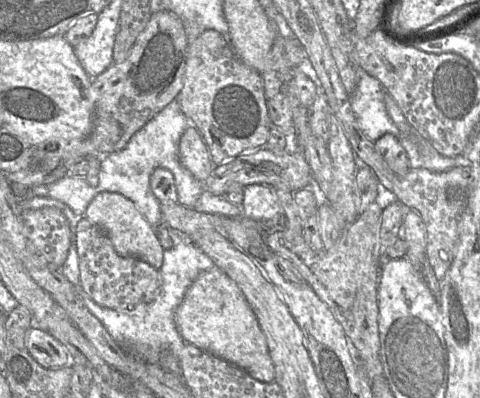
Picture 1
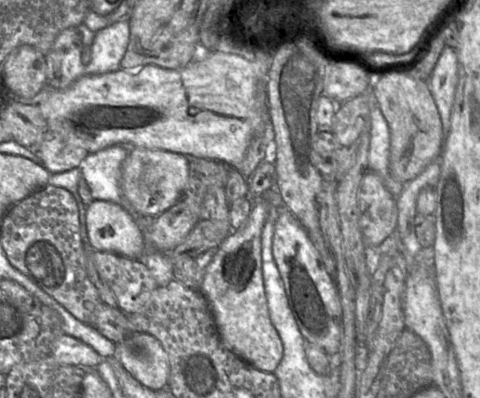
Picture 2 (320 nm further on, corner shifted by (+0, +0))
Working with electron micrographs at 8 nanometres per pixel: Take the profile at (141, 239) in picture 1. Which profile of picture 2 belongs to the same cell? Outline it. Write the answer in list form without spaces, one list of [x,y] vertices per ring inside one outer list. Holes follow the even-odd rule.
[[[94,200],[86,207],[86,227],[91,247],[141,259],[145,239],[141,226],[121,205]]]

